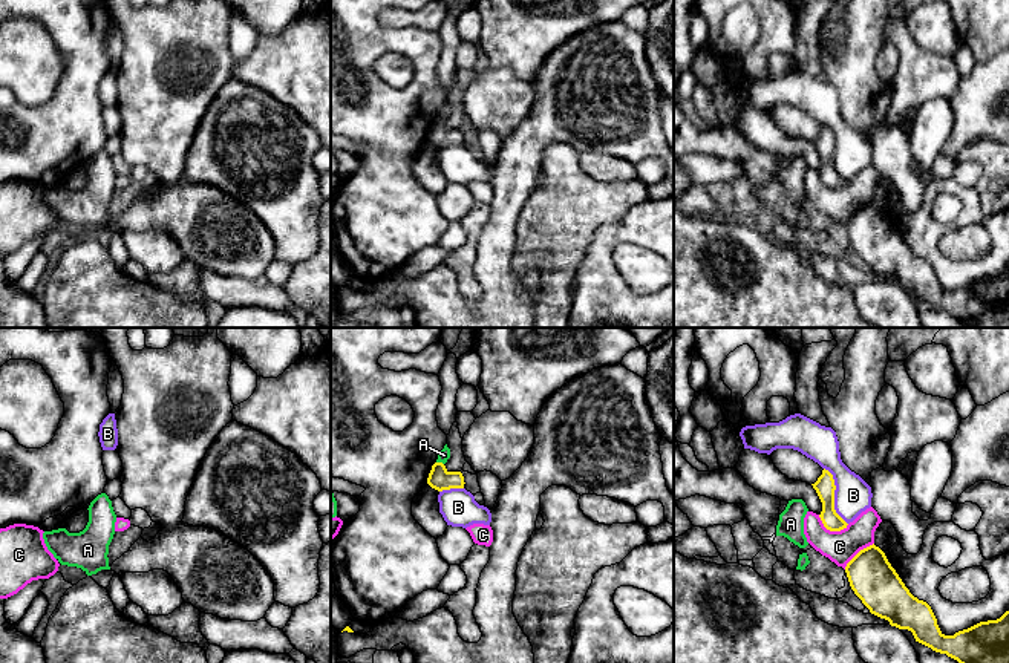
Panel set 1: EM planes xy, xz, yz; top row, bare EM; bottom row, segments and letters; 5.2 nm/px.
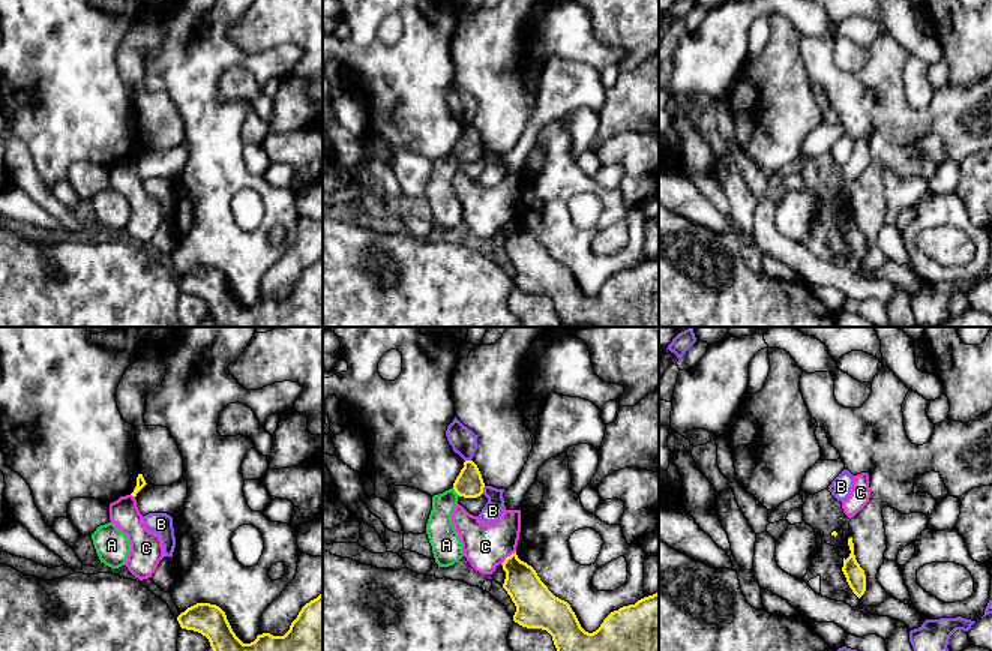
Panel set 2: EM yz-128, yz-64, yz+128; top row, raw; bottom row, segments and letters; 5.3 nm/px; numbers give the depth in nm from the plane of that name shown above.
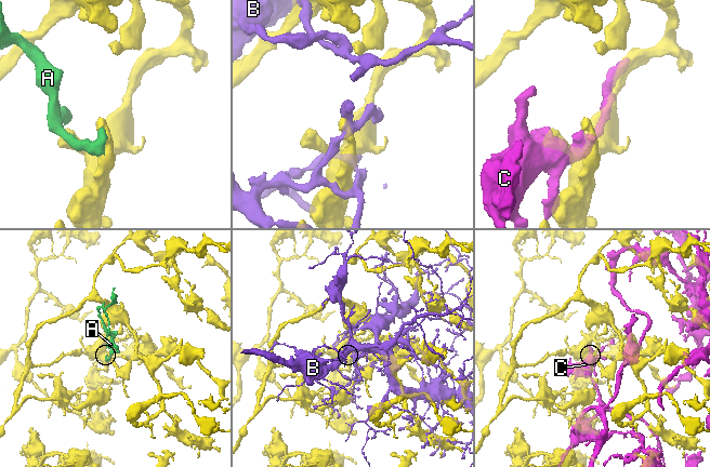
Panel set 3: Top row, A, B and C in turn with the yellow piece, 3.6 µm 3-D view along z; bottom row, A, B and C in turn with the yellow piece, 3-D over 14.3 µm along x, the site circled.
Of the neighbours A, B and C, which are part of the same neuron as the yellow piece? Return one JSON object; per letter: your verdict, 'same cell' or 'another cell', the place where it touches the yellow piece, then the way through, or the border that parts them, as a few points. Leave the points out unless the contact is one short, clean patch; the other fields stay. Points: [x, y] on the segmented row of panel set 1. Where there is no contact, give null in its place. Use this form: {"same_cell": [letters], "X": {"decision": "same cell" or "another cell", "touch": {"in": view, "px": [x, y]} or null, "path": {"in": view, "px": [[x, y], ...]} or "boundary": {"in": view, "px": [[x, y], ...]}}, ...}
{"same_cell": [], "A": {"decision": "another cell", "touch": {"in": "xz", "px": [440, 463]}, "boundary": {"in": "xz", "px": [[437, 461], [443, 464]]}}, "B": {"decision": "another cell", "touch": {"in": "yz", "px": [833, 496]}}, "C": {"decision": "another cell", "touch": {"in": "yz", "px": [832, 530]}}}

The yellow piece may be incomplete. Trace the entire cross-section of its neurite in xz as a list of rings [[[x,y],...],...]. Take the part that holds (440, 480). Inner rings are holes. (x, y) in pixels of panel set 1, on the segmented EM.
[[[435,462],[427,478],[427,484],[438,490],[464,488],[464,476],[461,472],[449,472],[442,462]]]

